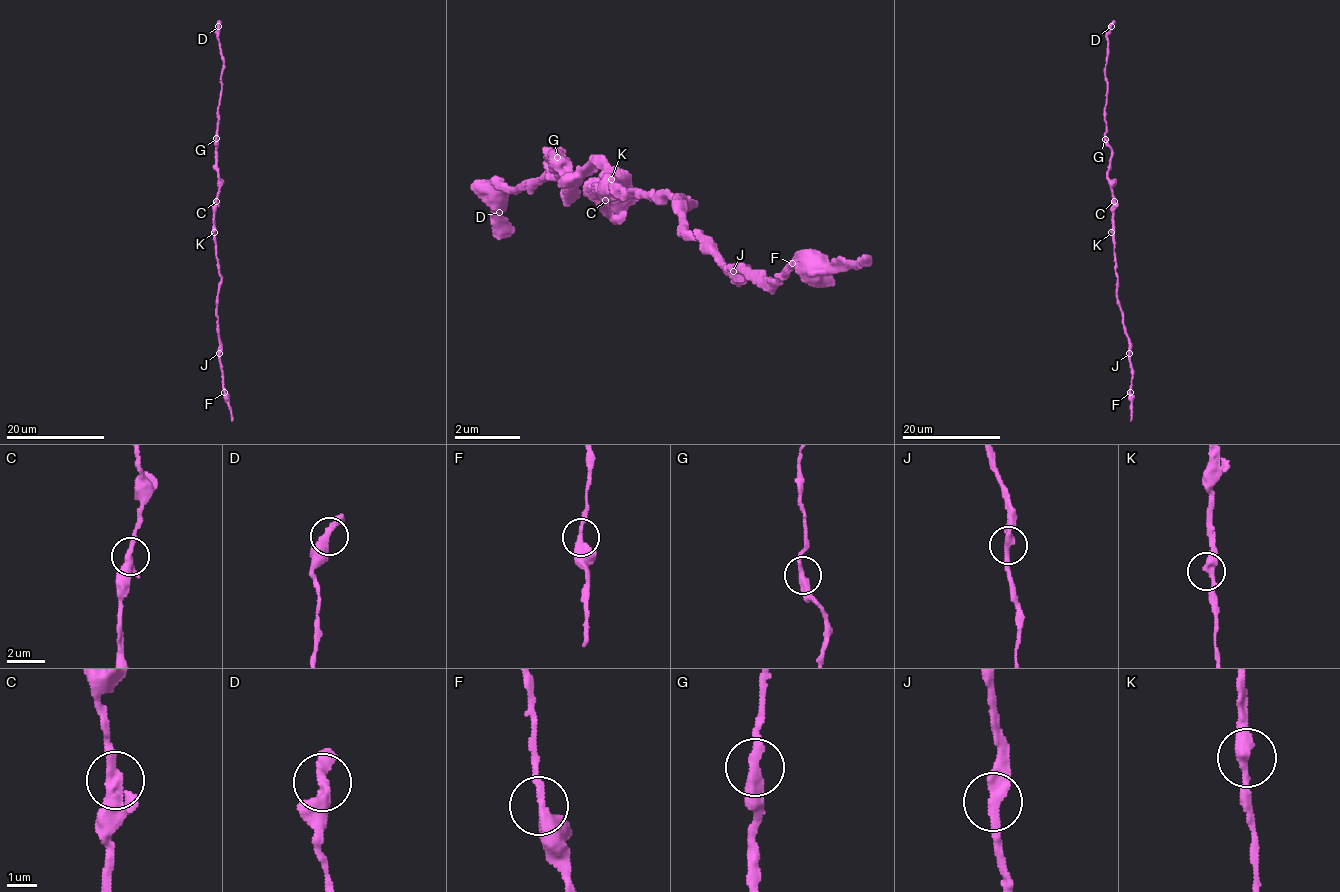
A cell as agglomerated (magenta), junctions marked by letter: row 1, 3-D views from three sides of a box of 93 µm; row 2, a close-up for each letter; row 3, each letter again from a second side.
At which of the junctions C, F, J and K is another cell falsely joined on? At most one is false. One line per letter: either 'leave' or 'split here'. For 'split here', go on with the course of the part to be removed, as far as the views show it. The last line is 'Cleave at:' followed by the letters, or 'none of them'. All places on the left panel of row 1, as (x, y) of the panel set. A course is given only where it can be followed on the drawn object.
C: leave
F: leave
J: leave
K: leave
Cleave at: none of them

